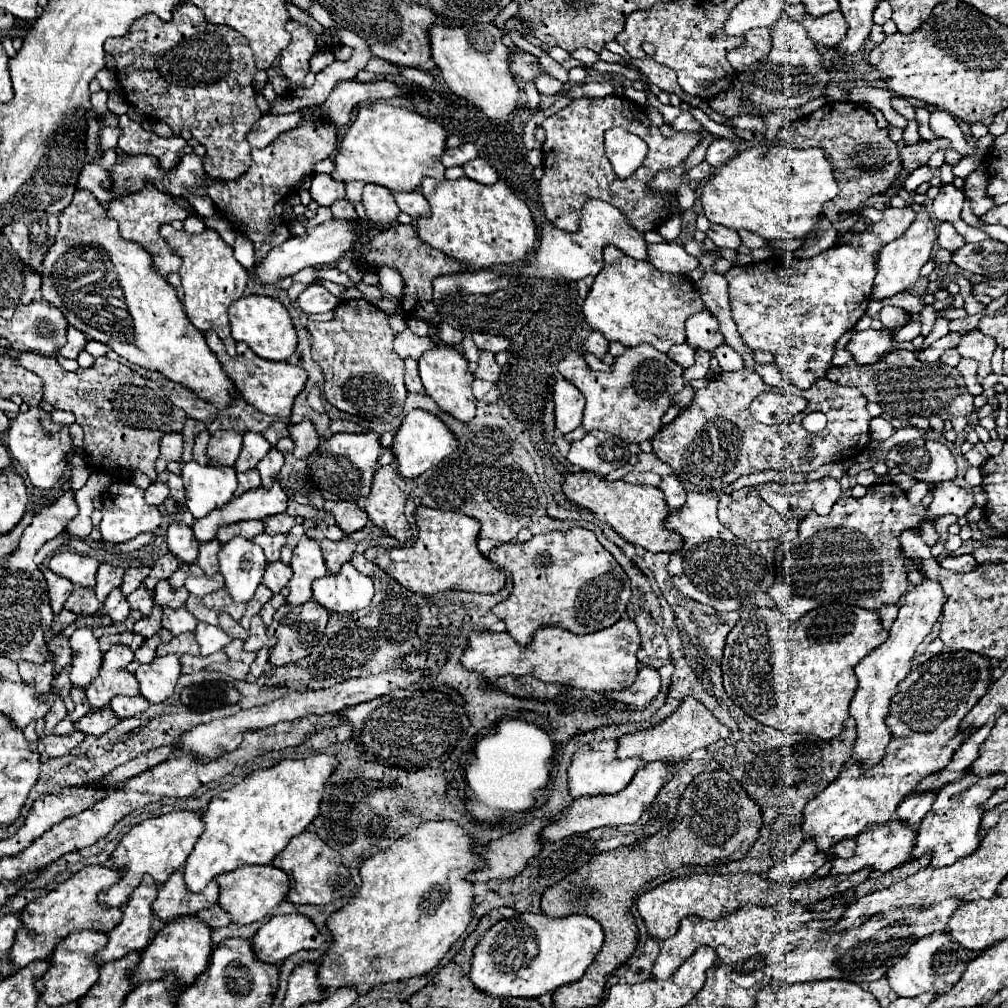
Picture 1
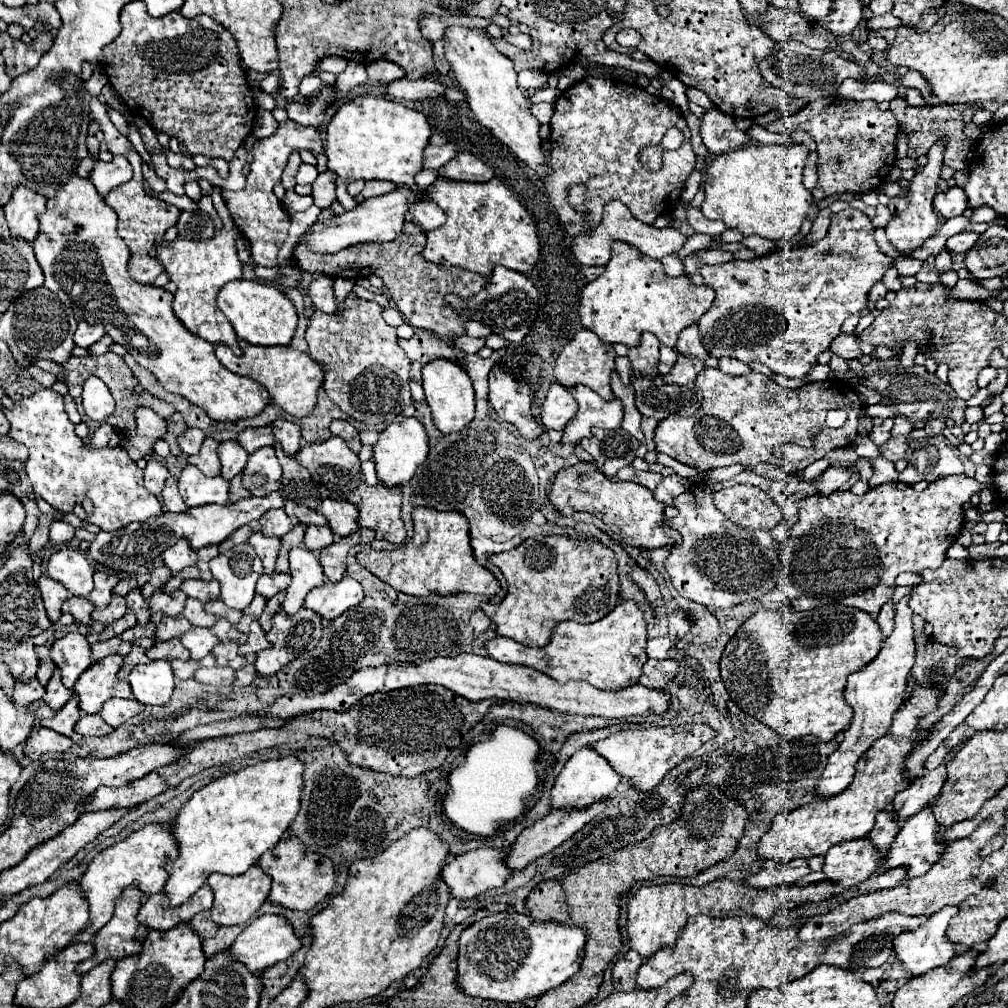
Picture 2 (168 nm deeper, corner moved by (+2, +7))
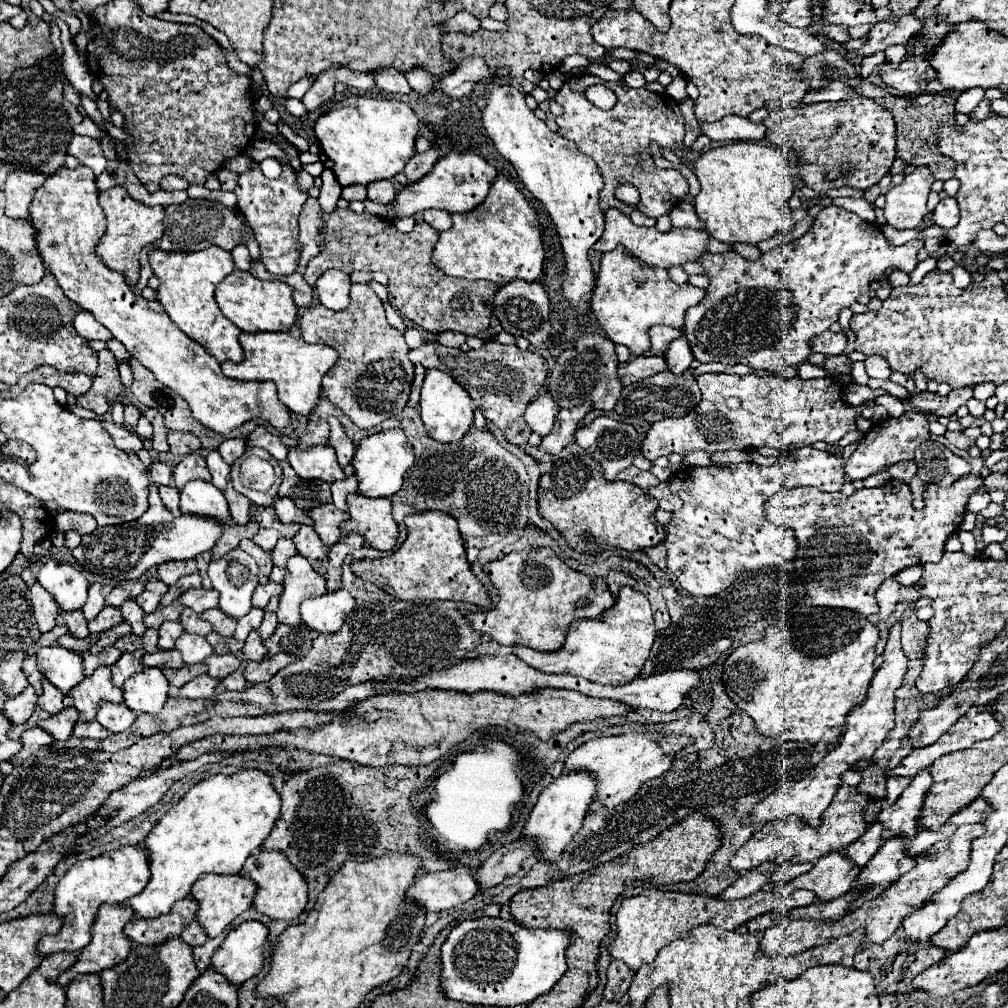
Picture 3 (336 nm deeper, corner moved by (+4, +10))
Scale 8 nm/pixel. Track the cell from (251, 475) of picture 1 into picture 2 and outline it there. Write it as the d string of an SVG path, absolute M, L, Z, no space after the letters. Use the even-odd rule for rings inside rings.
M236 475L230 481L230 501L238 501L242 497L250 497L250 491L242 487L242 475Z

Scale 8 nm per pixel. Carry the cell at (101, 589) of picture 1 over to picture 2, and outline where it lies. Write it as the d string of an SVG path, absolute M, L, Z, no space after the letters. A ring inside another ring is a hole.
M96 571L94 573L94 589L88 595L88 599L96 605L96 609L104 609L110 603L112 597L112 587L120 581L120 577L114 573L104 573L104 571Z

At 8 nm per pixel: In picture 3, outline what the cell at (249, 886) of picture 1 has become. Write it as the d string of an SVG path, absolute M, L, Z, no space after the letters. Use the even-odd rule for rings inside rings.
M240 874L234 876L200 876L194 882L194 888L190 890L190 896L194 896L194 900L198 902L198 912L196 912L196 920L198 924L204 928L204 932L212 938L218 936L236 916L240 916L242 912L246 912L252 906L252 898L256 892L256 884L252 880L242 878Z

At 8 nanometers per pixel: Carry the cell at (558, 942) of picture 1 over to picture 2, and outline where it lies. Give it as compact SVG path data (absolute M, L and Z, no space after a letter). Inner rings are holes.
M514 909L488 915L472 923L460 937L458 985L464 993L480 999L516 1003L538 997L580 971L586 937L582 927L536 921Z

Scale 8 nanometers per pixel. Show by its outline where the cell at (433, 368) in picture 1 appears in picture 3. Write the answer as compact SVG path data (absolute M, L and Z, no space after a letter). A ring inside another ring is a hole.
M428 370L422 386L420 396L420 416L426 428L426 434L434 438L436 442L460 442L462 436L470 430L472 418L474 418L474 402L470 400L468 392L460 388L458 382L454 382L450 376L438 370Z

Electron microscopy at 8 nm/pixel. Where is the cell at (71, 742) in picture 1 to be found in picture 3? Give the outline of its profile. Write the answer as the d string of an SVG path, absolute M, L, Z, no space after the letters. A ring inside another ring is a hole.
M36 726L36 728L30 728L30 730L22 732L20 742L22 742L22 750L14 756L16 764L22 764L34 750L38 750L38 748L42 748L46 744L52 744L54 740L50 736L46 736L46 732L42 732L42 728Z

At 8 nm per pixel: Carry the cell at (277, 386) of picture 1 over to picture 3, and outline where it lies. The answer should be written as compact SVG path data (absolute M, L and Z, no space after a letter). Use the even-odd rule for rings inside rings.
M256 332L240 334L244 346L244 362L222 364L222 372L232 380L274 380L280 392L280 402L296 414L310 414L320 400L322 376L336 364L338 352L328 344L306 344L290 332Z

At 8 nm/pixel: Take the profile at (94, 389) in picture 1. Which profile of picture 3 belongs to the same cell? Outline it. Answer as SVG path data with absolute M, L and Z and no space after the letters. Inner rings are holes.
M100 350L98 354L98 372L94 376L92 388L86 396L78 398L78 404L84 408L90 408L98 414L98 418L102 418L112 404L116 402L116 398L120 398L124 394L124 384L120 380L118 374L118 364L112 356L110 350Z

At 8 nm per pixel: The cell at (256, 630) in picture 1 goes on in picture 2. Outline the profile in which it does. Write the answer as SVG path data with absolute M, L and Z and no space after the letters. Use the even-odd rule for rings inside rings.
M254 619L250 625L250 633L248 633L248 641L244 645L240 645L240 655L248 655L248 653L258 653L262 649L266 649L270 643L264 637L264 631L260 627L260 623Z

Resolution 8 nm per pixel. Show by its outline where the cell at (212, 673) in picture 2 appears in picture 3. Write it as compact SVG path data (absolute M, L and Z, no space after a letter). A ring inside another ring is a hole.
M208 674L196 676L194 680L190 680L186 686L172 690L170 694L176 698L186 698L186 700L202 700L202 698L210 698L214 694L214 688L218 686L218 680L210 678Z

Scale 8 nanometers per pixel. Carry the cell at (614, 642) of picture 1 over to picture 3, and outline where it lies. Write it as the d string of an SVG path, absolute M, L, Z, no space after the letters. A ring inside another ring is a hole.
M622 586L618 602L606 612L602 620L578 620L570 626L564 646L558 652L536 652L524 646L510 648L528 666L548 674L574 674L592 682L622 686L638 676L642 664L648 660L656 636L650 602L642 592Z

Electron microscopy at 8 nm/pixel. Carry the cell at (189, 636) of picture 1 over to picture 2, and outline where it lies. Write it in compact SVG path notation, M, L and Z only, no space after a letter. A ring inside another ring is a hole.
M172 637L168 641L156 641L154 647L150 647L146 651L146 655L150 659L166 659L166 661L170 661L170 659L182 659L182 661L186 661L186 659L190 659L190 653L180 643L180 637Z

